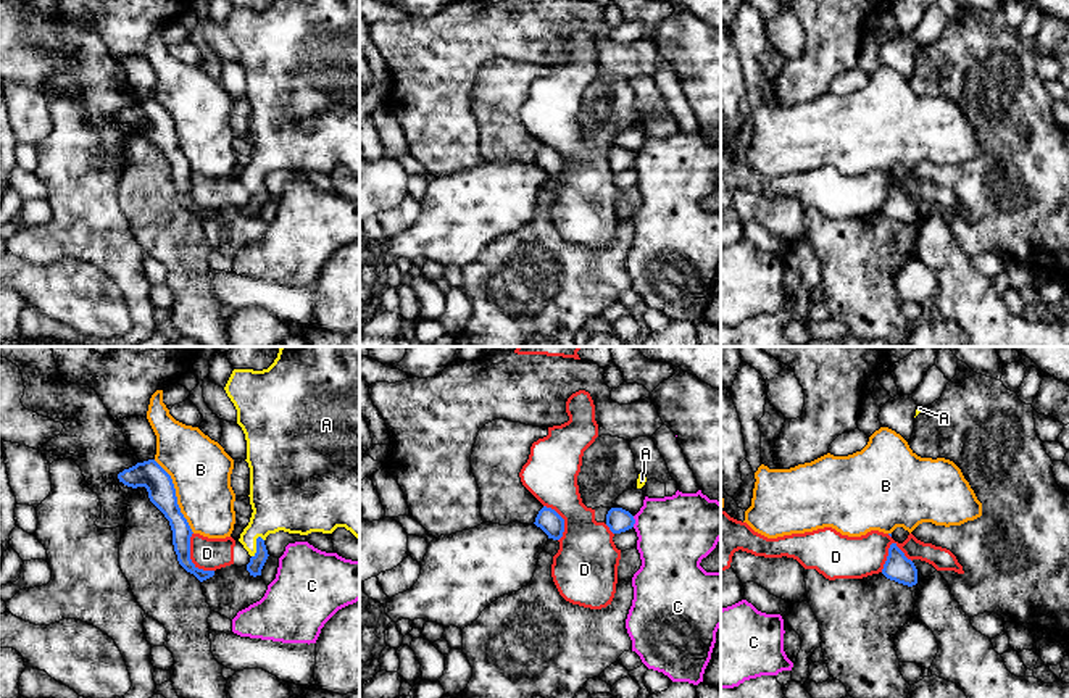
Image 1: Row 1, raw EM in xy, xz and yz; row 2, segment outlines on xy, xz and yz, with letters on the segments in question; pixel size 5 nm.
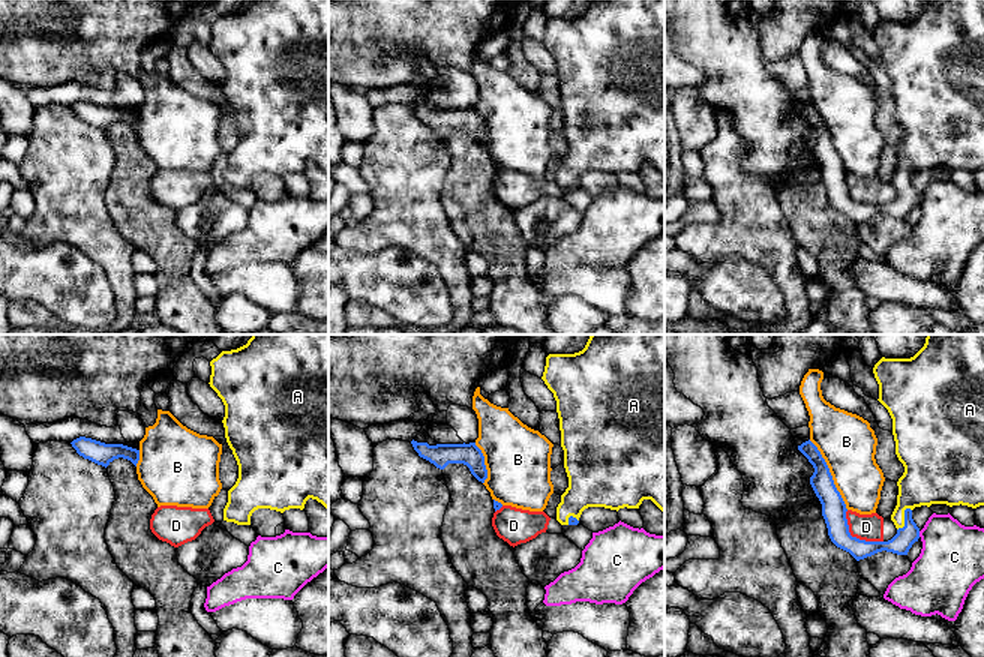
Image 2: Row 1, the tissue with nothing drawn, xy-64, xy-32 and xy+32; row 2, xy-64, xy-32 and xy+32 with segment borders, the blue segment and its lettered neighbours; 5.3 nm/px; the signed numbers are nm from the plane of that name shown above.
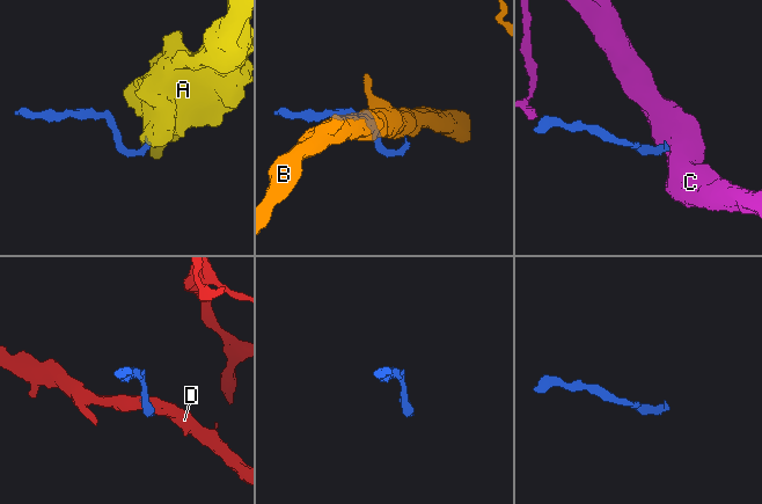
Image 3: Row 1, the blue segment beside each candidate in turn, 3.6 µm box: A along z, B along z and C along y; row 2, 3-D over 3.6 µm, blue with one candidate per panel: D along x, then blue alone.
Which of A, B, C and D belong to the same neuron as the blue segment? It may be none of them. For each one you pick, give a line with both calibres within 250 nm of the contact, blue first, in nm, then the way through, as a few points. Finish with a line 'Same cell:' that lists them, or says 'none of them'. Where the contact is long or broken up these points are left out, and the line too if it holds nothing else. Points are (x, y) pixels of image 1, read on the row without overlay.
A: 70/280 nm | across xy (257, 200), (257, 186), (258, 166), (279, 142)
Same cell: A

